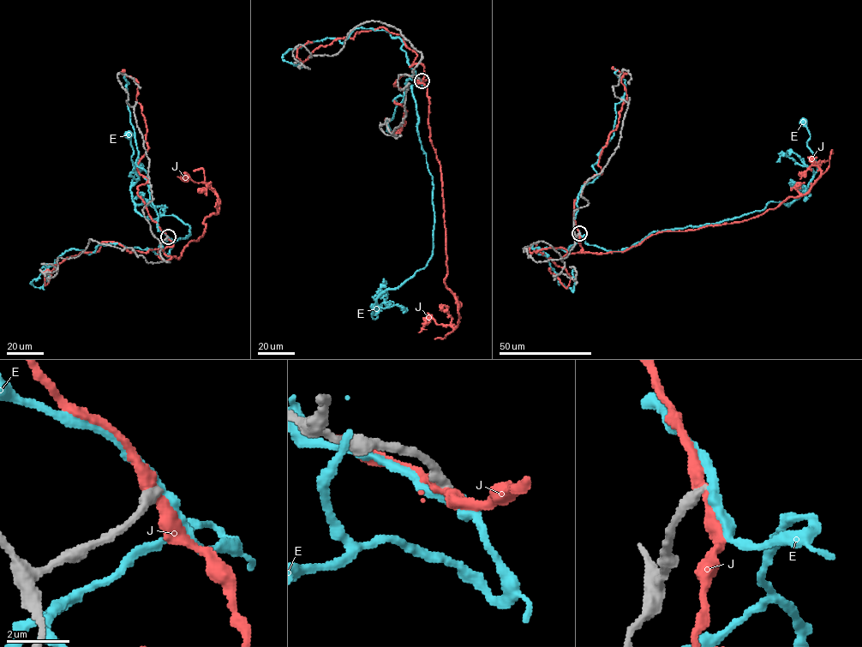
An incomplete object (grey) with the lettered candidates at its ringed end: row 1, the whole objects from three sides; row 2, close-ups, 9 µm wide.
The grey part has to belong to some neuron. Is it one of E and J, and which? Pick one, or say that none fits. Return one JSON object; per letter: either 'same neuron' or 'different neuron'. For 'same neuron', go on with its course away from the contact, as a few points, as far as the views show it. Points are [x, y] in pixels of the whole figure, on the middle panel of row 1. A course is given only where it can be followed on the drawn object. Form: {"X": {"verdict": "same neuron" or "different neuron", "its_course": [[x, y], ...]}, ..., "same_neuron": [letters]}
{"E": {"verdict": "different neuron"}, "J": {"verdict": "different neuron"}, "same_neuron": []}

